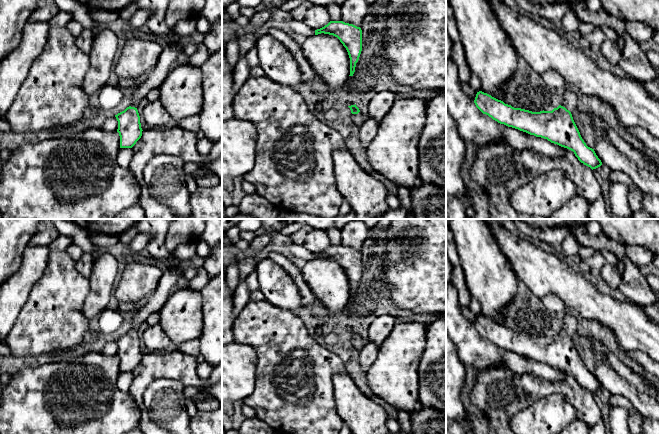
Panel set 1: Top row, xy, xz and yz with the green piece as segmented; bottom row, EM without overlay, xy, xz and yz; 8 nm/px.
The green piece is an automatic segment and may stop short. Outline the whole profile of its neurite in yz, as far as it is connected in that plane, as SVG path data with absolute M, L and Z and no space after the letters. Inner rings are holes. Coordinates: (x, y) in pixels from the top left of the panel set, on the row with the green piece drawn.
M567 85L560 91L559 97L557 108L540 112L514 108L482 91L477 92L474 103L483 114L498 123L571 150L581 163L592 170L600 167L601 160L582 139L571 114L577 104L577 94Z

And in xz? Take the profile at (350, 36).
M330 21L324 27L315 30L315 35L329 34L337 37L346 48L350 58L350 75L355 72L356 63L362 51L362 30L353 24L343 21Z

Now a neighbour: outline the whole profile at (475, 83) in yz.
M471 74L470 80L469 80L469 84L470 84L470 87L475 92L481 91L481 81L480 81L480 78L477 75Z

